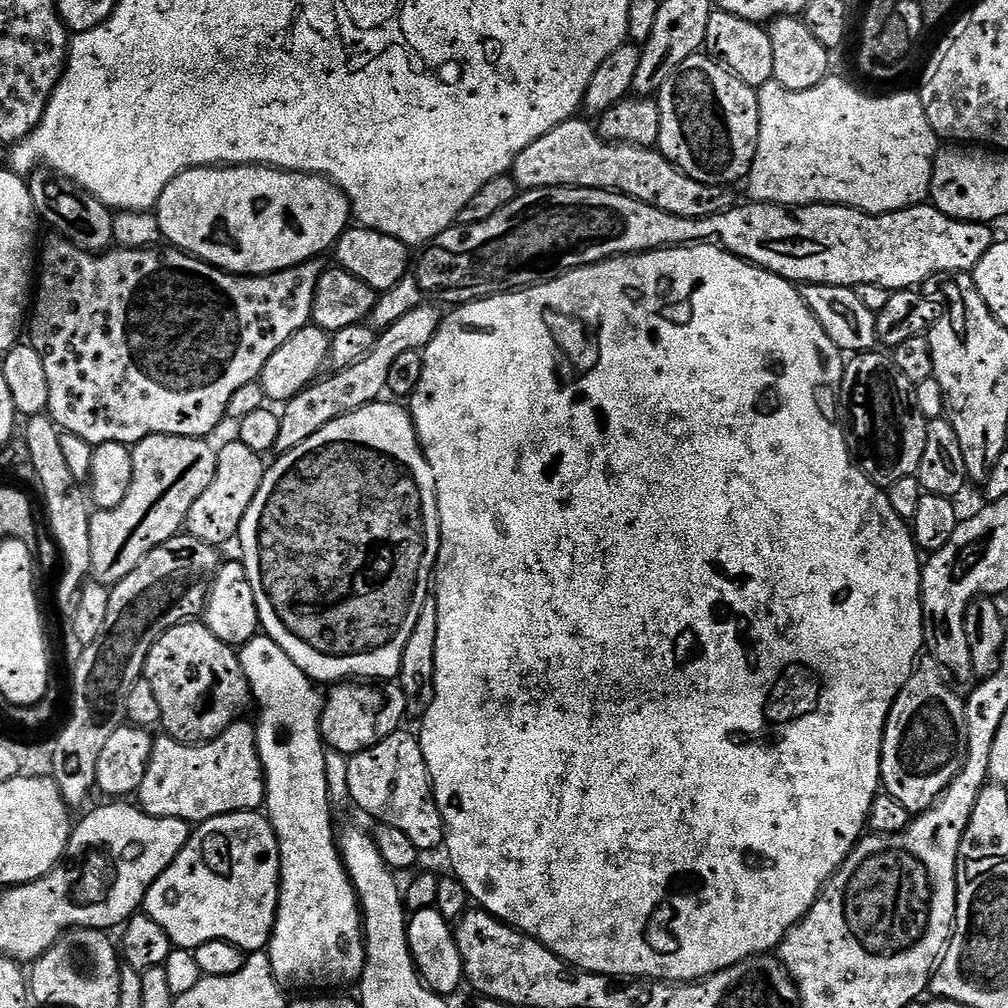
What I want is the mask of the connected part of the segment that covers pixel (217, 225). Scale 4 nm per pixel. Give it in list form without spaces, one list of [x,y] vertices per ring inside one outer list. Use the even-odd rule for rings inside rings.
[[[267,164],[188,168],[162,190],[162,198],[154,211],[160,223],[160,235],[171,247],[236,276],[265,276],[317,259],[321,255],[319,252],[327,248],[329,251],[340,235],[348,231],[352,216],[344,192],[325,176],[285,172]]]

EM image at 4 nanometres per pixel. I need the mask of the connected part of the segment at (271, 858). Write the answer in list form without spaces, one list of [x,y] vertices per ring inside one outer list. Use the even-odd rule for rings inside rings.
[[[254,811],[222,814],[218,818],[210,818],[209,820],[205,820],[202,824],[195,825],[194,831],[189,835],[186,846],[178,854],[178,858],[174,858],[172,865],[170,865],[150,886],[150,890],[146,894],[142,908],[143,911],[148,913],[150,918],[154,918],[154,922],[158,922],[158,926],[162,926],[162,930],[166,930],[166,934],[170,934],[172,943],[177,948],[194,950],[206,942],[225,940],[241,948],[245,954],[251,954],[267,949],[268,941],[272,939],[272,927],[276,925],[276,907],[279,905],[280,843],[276,841],[272,823],[268,820],[267,815],[261,814],[259,811]]]

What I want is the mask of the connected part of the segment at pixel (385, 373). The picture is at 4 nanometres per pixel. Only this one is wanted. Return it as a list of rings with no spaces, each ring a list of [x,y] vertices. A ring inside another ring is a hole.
[[[435,303],[423,304],[410,310],[410,314],[402,314],[402,318],[398,318],[398,322],[394,322],[377,335],[374,350],[370,354],[366,354],[366,358],[362,358],[362,362],[341,372],[333,371],[332,376],[325,375],[323,378],[317,379],[283,405],[280,412],[278,442],[274,449],[275,455],[281,456],[294,450],[294,446],[302,446],[302,442],[306,442],[306,438],[311,438],[313,434],[318,434],[318,430],[322,430],[322,426],[330,426],[330,422],[334,422],[362,406],[377,403],[383,397],[380,395],[388,392],[390,365],[399,356],[406,354],[406,350],[423,350],[434,338],[442,319],[442,312],[436,308],[439,307]]]

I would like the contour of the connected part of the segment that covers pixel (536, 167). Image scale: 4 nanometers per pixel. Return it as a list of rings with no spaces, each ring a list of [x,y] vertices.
[[[573,118],[554,126],[542,138],[530,142],[522,154],[518,154],[516,161],[512,163],[510,175],[516,180],[521,190],[534,188],[606,188],[623,192],[626,196],[632,196],[635,200],[646,202],[658,210],[666,210],[666,214],[678,214],[682,218],[706,218],[727,208],[733,207],[731,187],[723,184],[703,184],[686,173],[681,172],[675,164],[664,157],[663,152],[652,146],[643,144],[626,144],[623,142],[605,142],[595,127],[588,124],[584,118]]]

